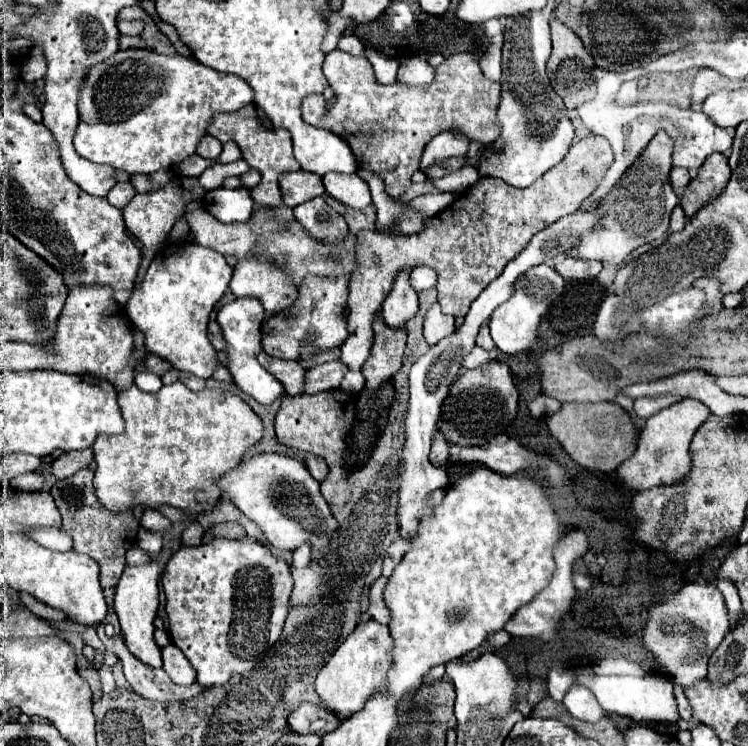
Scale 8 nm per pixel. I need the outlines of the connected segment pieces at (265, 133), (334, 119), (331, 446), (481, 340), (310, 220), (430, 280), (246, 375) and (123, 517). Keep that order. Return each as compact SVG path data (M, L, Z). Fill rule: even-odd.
M249 104L249 106L245 106L245 110L241 114L239 112L215 114L207 132L211 136L215 136L217 140L221 140L223 144L233 140L241 148L247 164L261 172L262 179L259 185L251 191L254 203L258 206L277 206L281 202L281 190L279 190L279 182L277 182L279 174L283 174L287 170L299 170L299 162L293 156L293 142L291 142L289 130L265 130L255 114L255 106ZM259 187L262 187L262 191L259 191Z
M343 50L327 54L323 72L329 78L337 102L327 108L321 94L307 96L303 100L303 120L345 138L345 142L351 144L357 164L379 176L385 192L393 196L393 200L399 200L411 186L411 176L419 170L423 148L433 136L443 130L455 130L467 134L472 141L488 145L501 134L497 120L501 86L483 76L479 62L471 54L453 54L447 58L437 68L435 82L423 88L405 84L381 86L367 58L355 58Z
M327 390L327 392L319 392L319 394L297 394L297 396L285 394L281 408L275 416L275 432L277 432L277 440L281 444L291 446L291 448L299 448L299 450L307 450L307 452L313 452L313 454L325 458L329 467L329 478L321 482L321 494L333 506L343 506L351 500L351 488L348 484L349 474L345 467L345 451L347 448L345 436L351 430L351 424L355 418L355 402L357 402L357 396L343 392L343 390Z
M485 322L485 324L481 326L481 330L479 330L477 344L479 344L481 348L485 348L485 350L493 350L493 348L495 348L495 344L493 344L493 340L491 340L491 334L489 334L489 326L487 326L487 322Z
M313 198L295 206L295 216L301 226L319 240L341 240L347 234L347 222L323 198Z
M417 266L415 270L411 270L409 282L411 282L411 288L415 292L421 292L421 290L427 290L427 288L435 286L437 274L431 268L427 268L427 266Z
M236 298L233 302L227 302L223 308L217 309L217 322L223 332L225 340L229 344L229 372L233 374L235 384L249 396L253 396L259 404L271 404L283 394L283 384L269 374L259 362L257 354L261 352L261 324L265 320L263 304L257 298Z
M83 468L71 478L55 482L51 488L51 496L63 516L63 530L73 540L73 550L91 556L101 566L101 588L109 590L115 588L123 568L125 568L125 552L135 546L137 542L137 530L139 522L135 516L127 510L127 514L111 514L109 510L103 510L99 506L99 500L95 498L93 490L93 470Z

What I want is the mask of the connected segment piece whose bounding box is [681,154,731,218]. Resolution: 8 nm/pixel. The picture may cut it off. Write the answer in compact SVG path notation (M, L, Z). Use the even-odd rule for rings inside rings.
M711 154L707 162L699 168L699 174L689 182L685 194L681 198L681 206L685 214L691 218L697 214L707 202L715 200L727 186L731 176L727 156L725 154Z

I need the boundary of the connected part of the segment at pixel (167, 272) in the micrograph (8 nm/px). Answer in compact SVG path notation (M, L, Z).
M179 244L179 248L161 250L151 262L145 280L137 290L133 290L127 302L129 320L139 326L145 334L145 346L151 354L157 354L173 364L173 368L191 372L199 378L211 378L217 364L217 350L211 350L211 342L207 340L207 322L209 314L217 309L216 306L227 290L227 282L231 280L233 268L227 264L225 256L203 246L195 244Z

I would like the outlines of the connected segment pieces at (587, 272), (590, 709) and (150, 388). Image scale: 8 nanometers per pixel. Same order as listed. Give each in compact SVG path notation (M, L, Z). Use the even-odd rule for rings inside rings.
M567 256L555 266L555 270L563 274L563 278L567 280L587 280L587 278L595 278L601 272L601 266L603 264L597 260L581 260L581 258Z
M571 686L565 700L563 700L567 712L583 722L599 722L607 716L607 712L599 706L597 698L591 694L591 690L583 686Z
M139 372L137 376L135 376L135 384L141 388L141 390L145 390L145 392L157 392L163 384L161 384L161 378L157 376L157 374L153 374L153 372Z

